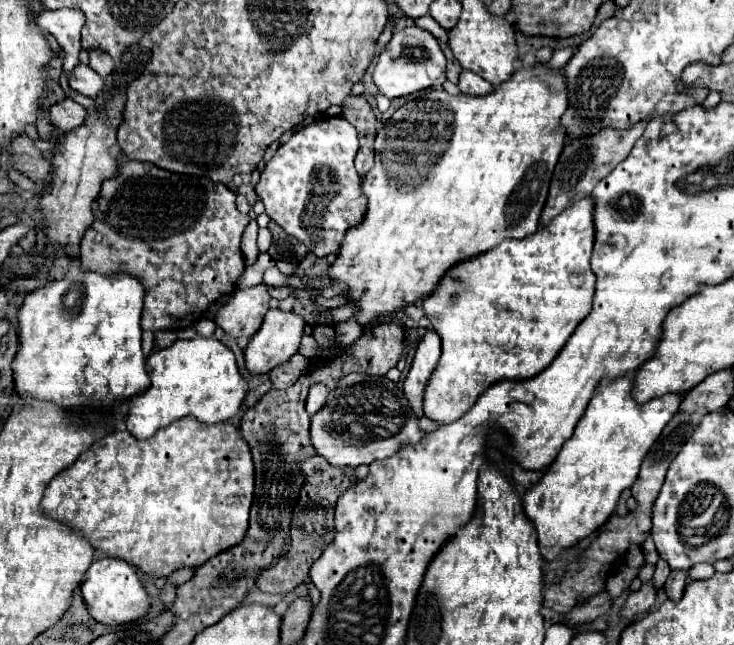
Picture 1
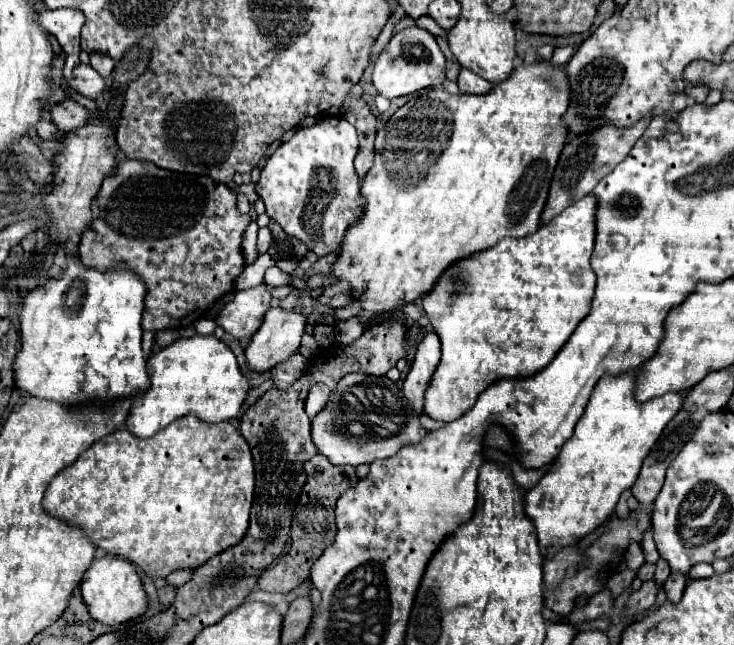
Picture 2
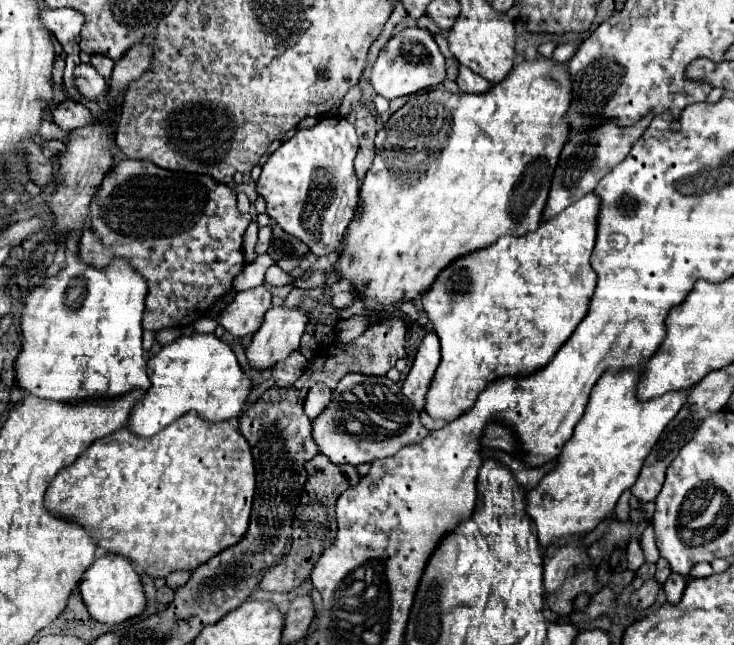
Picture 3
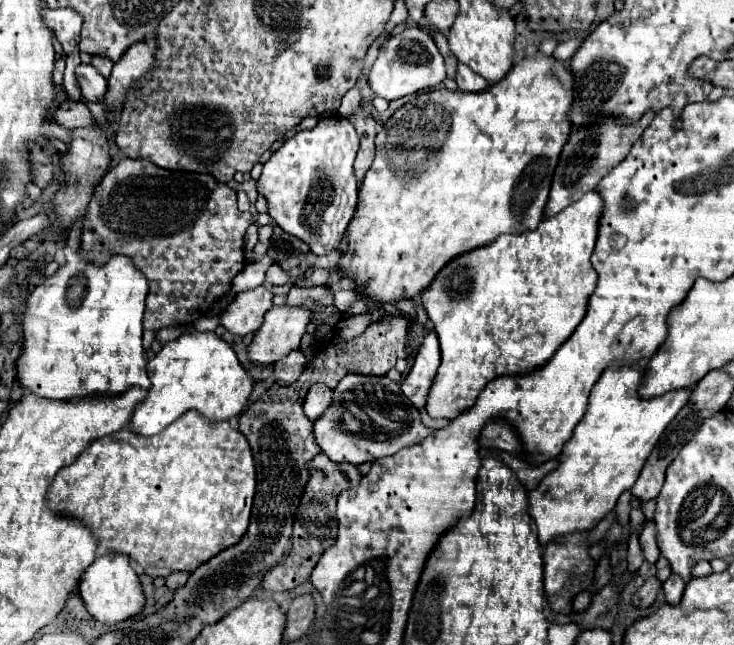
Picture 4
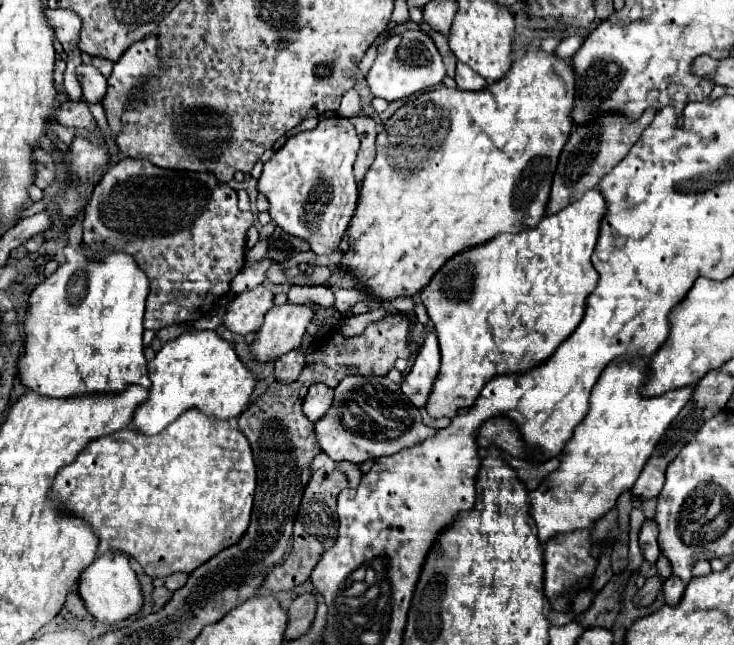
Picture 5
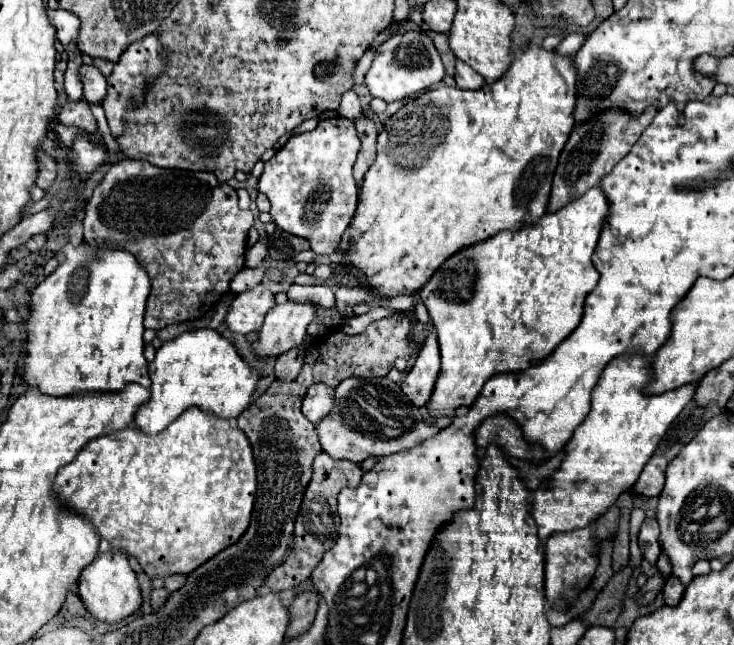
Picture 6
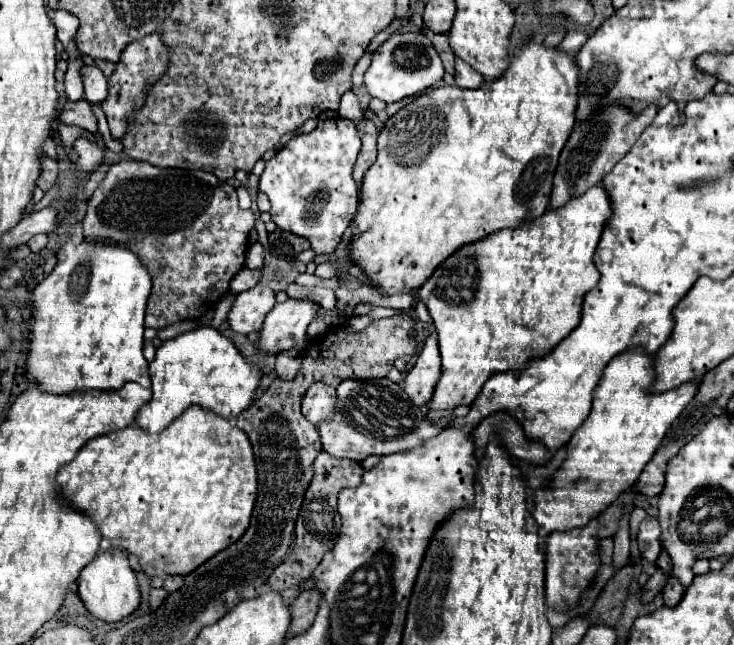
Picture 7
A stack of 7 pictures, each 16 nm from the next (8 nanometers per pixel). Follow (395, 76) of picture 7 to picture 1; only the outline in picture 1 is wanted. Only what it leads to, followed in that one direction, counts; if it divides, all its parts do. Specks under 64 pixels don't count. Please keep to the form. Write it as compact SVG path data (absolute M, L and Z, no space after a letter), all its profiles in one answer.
M416 26L394 32L392 40L380 54L380 60L374 70L374 82L378 90L388 98L398 98L424 88L440 86L444 80L446 80L446 56L438 40L430 32L424 32Z

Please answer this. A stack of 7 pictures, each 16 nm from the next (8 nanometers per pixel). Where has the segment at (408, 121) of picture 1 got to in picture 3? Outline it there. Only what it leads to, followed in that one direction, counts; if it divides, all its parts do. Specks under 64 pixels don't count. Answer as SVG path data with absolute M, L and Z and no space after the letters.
M536 56L534 62L520 62L508 74L506 80L492 86L486 94L462 94L460 92L460 94L448 94L446 98L442 98L442 94L446 94L446 92L428 90L428 92L422 92L422 94L410 98L400 110L396 110L390 116L390 120L384 124L384 128L376 136L376 158L362 182L362 192L360 192L364 204L360 208L358 218L348 226L346 238L344 238L344 248L340 252L338 262L334 264L334 274L342 280L350 280L354 286L354 294L364 302L362 316L366 316L366 318L374 316L376 312L380 314L392 306L396 308L400 302L416 300L418 294L424 294L424 292L428 292L428 288L432 288L432 284L438 278L438 274L442 272L442 268L446 268L446 264L458 260L460 256L468 256L470 252L488 248L490 244L496 244L496 240L502 236L524 236L528 232L534 232L540 226L540 218L542 218L548 190L550 190L550 180L552 180L558 156L570 134L568 124L564 122L564 114L568 112L570 98L572 98L566 66L554 64L552 60L548 60L544 56Z

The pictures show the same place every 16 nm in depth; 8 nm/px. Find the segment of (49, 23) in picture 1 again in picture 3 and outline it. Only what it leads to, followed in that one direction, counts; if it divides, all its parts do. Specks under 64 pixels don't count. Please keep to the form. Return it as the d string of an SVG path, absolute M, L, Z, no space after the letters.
M44 8L40 12L40 22L42 26L56 36L56 40L62 44L64 54L66 54L64 68L64 84L70 94L70 98L76 98L78 92L72 88L72 72L81 63L80 54L80 28L84 24L84 16L72 8L64 10L48 10Z

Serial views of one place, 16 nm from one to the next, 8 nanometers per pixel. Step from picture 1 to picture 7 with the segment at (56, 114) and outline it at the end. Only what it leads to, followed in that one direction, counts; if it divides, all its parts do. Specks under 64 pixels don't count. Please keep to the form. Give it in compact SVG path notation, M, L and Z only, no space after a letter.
M78 100L78 102L66 102L58 120L62 124L68 124L68 126L78 126L82 130L88 130L88 132L96 132L98 130L98 124L96 124L96 118L92 114L92 106L88 104L88 100Z

